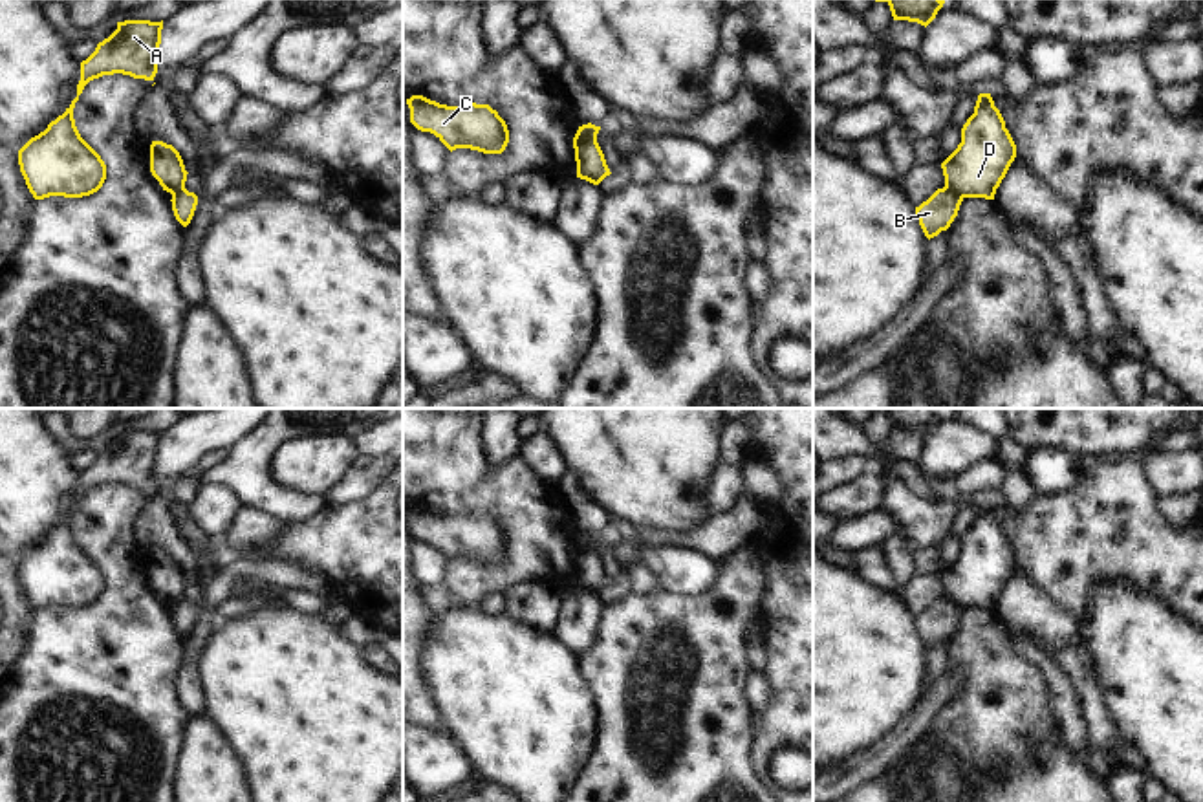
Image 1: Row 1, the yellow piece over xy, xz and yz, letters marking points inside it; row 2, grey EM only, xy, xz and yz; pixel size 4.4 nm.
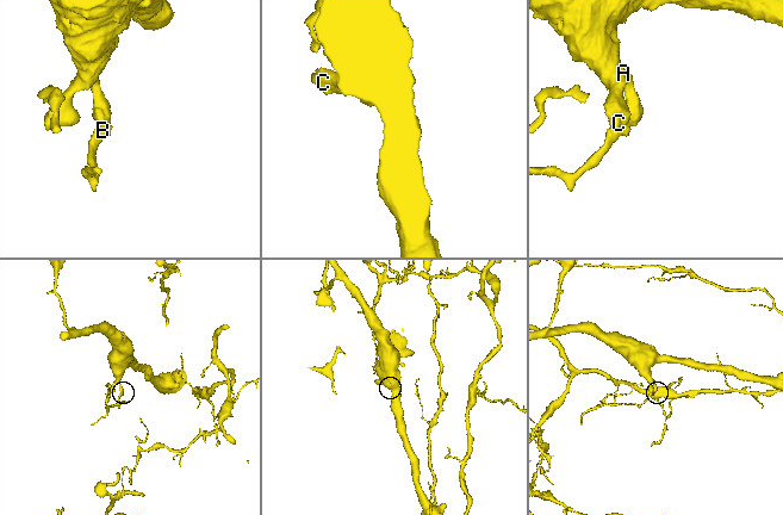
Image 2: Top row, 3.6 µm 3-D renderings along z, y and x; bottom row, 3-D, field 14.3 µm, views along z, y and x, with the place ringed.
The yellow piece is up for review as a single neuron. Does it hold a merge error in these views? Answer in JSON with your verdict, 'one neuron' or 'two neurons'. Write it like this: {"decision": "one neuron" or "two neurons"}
{"decision": "two neurons"}

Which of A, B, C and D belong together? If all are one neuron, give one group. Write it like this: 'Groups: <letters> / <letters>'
Groups: A C D / B.

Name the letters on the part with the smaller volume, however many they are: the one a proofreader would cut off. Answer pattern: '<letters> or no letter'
B

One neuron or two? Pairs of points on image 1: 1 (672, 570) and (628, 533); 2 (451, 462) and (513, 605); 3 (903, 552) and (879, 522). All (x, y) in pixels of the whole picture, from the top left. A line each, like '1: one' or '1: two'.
1: one
2: two
3: two

